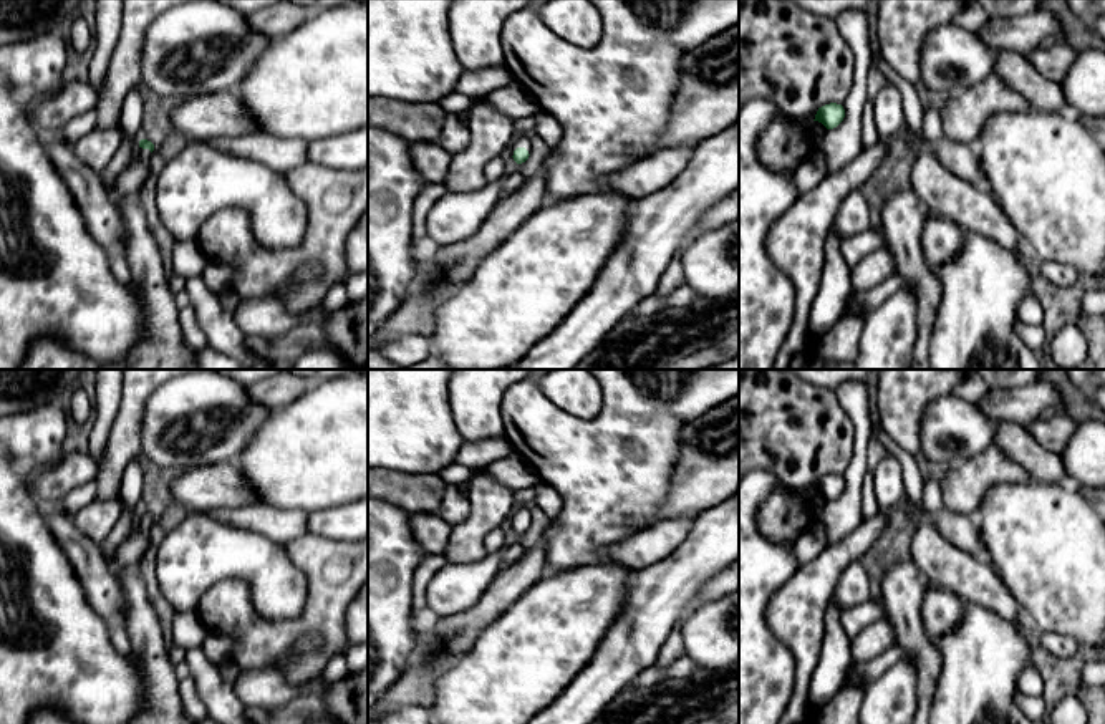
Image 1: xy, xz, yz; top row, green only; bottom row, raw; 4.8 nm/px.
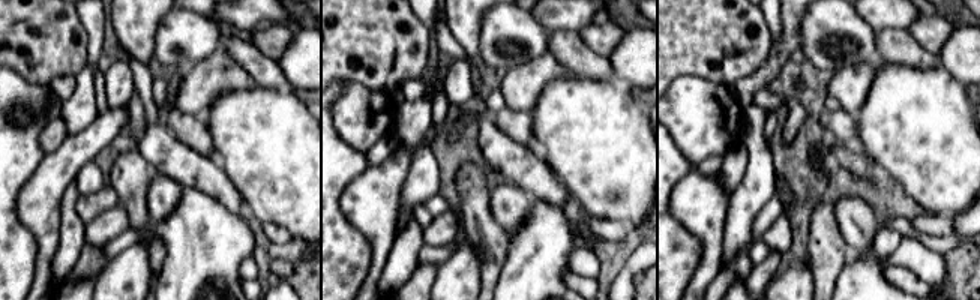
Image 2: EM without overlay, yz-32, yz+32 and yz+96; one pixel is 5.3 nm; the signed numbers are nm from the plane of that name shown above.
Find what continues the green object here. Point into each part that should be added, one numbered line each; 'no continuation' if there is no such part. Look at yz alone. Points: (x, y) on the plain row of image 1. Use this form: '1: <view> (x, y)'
no continuation

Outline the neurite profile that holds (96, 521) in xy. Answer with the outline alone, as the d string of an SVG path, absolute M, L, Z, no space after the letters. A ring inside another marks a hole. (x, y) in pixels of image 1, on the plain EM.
M118 495L108 500L94 499L84 509L81 509L73 520L80 532L96 543L103 543L114 525L119 522L123 505Z

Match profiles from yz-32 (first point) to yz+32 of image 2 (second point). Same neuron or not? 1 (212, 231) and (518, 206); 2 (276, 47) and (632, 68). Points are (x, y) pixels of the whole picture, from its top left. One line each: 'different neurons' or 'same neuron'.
1: different neurons
2: different neurons

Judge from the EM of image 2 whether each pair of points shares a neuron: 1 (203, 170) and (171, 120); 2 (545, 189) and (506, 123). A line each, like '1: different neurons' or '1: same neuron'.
1: different neurons
2: different neurons

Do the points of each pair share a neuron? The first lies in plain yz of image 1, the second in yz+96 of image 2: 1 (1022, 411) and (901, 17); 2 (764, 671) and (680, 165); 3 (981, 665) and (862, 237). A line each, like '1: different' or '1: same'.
1: same
2: same
3: different

